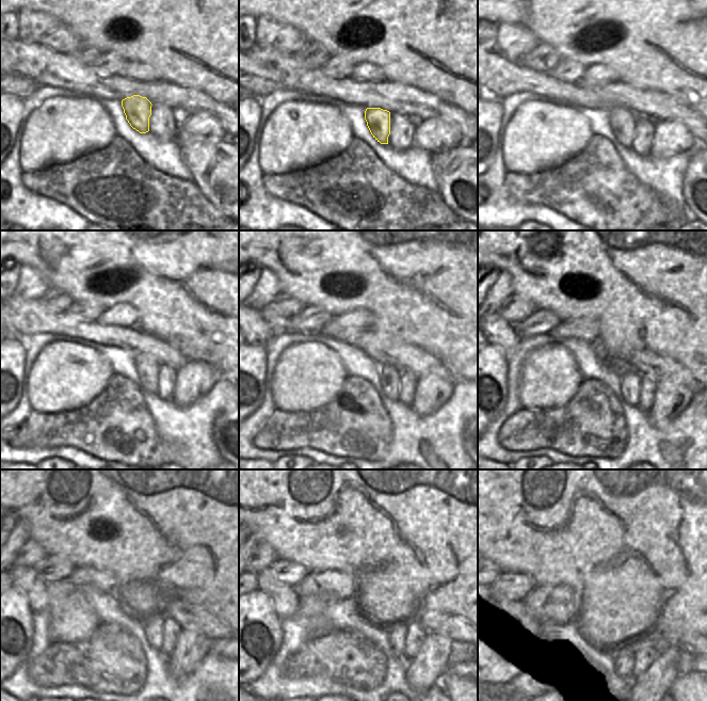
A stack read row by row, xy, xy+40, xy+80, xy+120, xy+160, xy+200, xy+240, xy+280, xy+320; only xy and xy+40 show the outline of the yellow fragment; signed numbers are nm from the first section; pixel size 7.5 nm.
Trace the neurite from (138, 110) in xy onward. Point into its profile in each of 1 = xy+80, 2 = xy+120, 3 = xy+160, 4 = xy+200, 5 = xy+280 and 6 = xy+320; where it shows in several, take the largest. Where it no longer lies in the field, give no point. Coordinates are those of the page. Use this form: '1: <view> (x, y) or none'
1: xy+80 (622, 121)
2: xy+120 (146, 367)
3: xy+160 (388, 375)
4: xy+200 (629, 381)
5: xy+280 (396, 633)
6: xy+320 (624, 660)

